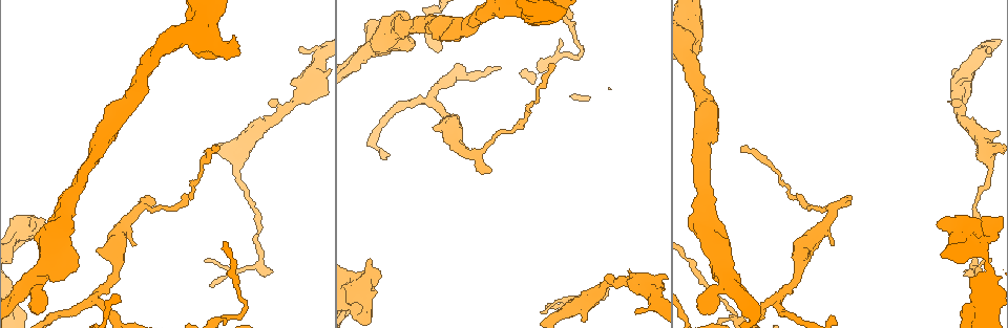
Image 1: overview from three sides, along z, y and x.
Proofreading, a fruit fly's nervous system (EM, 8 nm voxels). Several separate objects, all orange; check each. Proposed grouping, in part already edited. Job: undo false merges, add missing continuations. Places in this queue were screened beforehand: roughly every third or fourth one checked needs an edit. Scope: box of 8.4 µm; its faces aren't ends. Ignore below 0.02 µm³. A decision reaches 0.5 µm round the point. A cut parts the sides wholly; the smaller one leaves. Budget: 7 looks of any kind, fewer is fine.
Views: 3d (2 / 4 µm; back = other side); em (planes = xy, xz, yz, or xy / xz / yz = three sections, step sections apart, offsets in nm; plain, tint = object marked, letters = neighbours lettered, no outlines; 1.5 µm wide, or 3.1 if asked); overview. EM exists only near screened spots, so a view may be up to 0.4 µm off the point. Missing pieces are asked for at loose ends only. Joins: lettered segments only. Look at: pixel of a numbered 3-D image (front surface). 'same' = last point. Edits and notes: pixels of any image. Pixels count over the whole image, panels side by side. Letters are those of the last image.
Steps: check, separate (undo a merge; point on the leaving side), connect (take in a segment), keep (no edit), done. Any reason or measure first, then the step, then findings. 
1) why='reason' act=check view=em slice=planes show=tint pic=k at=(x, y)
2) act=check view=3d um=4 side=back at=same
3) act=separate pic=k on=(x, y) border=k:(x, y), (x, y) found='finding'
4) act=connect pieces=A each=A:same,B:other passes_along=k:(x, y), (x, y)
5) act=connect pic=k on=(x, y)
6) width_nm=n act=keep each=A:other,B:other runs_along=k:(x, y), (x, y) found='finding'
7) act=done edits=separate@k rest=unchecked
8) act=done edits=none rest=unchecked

why='long arm stops here' act=check view=3d um=4 pic=1 at=(742, 152)

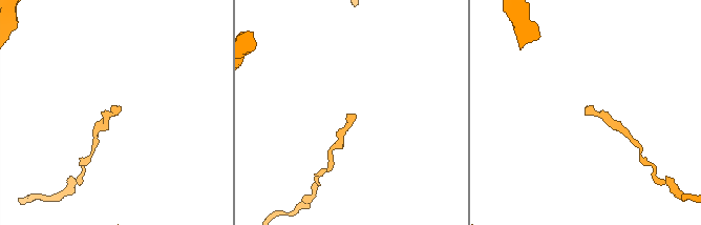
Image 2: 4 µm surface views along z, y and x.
why='now the EM' act=check view=em slice=planes show=plain pic=2 at=(116, 114)

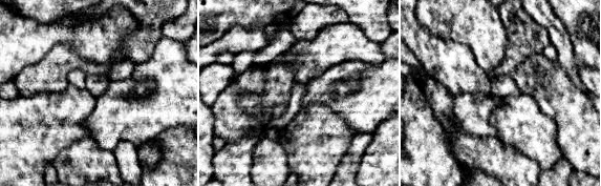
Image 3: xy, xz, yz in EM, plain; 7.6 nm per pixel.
why='what lies round it' act=check view=em slice=planes show=letters at=same

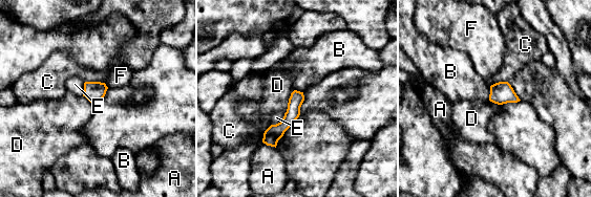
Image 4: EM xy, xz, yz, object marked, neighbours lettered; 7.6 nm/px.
width_nm=110 act=keep each=A:other,B:other,C:other,D:other,E:other,F:other found='no lettered segment goes on from it'

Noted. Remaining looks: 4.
why='branch stops here' act=check view=em slice=xy step=8 show=tint pic=1 at=(701, 311)

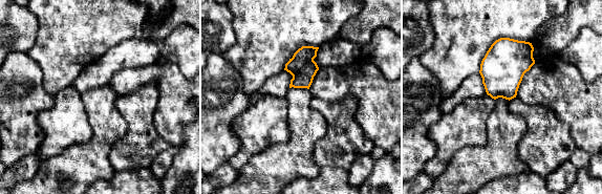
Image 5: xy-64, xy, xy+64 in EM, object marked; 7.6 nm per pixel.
why='another direction' act=check view=em slice=yz step=8 show=letters at=same

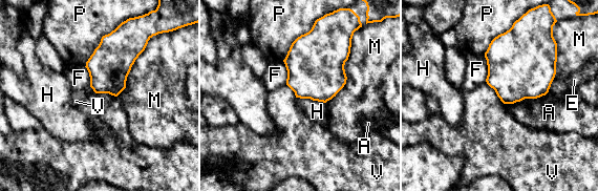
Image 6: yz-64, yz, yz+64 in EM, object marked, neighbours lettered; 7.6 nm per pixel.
act=keep each=A:other,E:other,F:other,H:other,M:other,P:other,V:other border=6:(486, 81), (504, 104) found='no lettered segment goes on from it'

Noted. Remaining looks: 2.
why='arms part here' act=check view=em slice=planes show=letters pic=1 at=(95, 299)

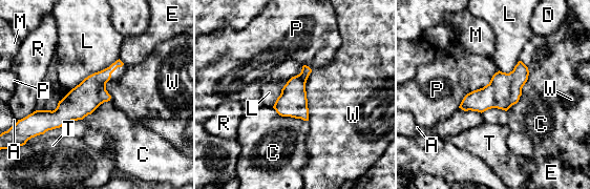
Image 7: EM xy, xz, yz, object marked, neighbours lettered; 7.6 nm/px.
width_nm=220 act=keep each=A:other,C:other,D:other,E:other,L:other,M:other,P:other,R:other,T:other,W:other found='one neuron here'

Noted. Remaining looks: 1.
act=done edits=none rest=unchecked

